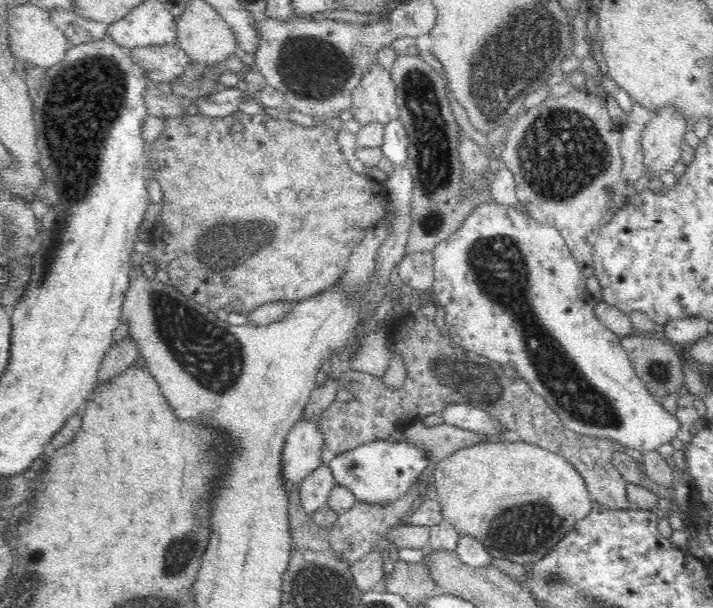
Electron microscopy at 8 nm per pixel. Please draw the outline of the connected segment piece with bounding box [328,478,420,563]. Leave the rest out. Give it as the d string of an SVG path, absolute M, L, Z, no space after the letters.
M418 478L412 484L412 488L398 500L390 502L390 504L364 504L363 502L355 502L350 510L337 515L337 519L333 527L328 530L330 548L339 556L350 563L358 562L361 558L373 550L377 549L378 541L382 534L385 534L397 524L401 524L408 513L410 513L413 504L420 496L418 492Z

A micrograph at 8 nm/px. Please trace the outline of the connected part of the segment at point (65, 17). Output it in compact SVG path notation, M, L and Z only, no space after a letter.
M52 10L48 12L54 26L62 29L71 45L99 41L107 36L108 25L80 17L69 10Z

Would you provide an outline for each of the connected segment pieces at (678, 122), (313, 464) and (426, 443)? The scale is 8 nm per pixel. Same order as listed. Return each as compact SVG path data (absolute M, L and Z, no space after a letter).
M660 108L642 131L640 144L644 153L645 172L649 178L660 176L680 160L681 144L688 122L683 114L672 108Z
M318 416L312 420L298 420L288 433L282 455L282 476L283 484L288 493L294 490L294 486L300 487L302 480L310 476L316 468L320 468L327 461L322 452L323 438L322 431L317 425Z
M419 419L403 429L403 436L424 449L435 465L457 450L486 442L486 435L450 424L426 426Z

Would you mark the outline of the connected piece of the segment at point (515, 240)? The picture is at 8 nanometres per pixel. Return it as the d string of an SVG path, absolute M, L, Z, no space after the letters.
M492 200L477 206L452 236L436 244L432 253L435 279L429 296L445 310L445 324L449 337L469 352L498 362L500 365L512 367L517 372L518 377L528 382L532 390L540 394L540 397L544 398L544 401L556 411L558 418L567 429L581 435L610 438L628 449L634 448L634 450L641 452L656 451L658 446L668 444L672 442L673 438L676 438L681 426L679 418L664 410L663 406L647 390L622 347L621 338L614 332L608 331L596 318L594 307L598 302L585 301L588 300L589 295L586 288L587 277L580 272L572 252L566 246L564 237L553 226L534 220L530 215L515 209L515 205L506 206Z

